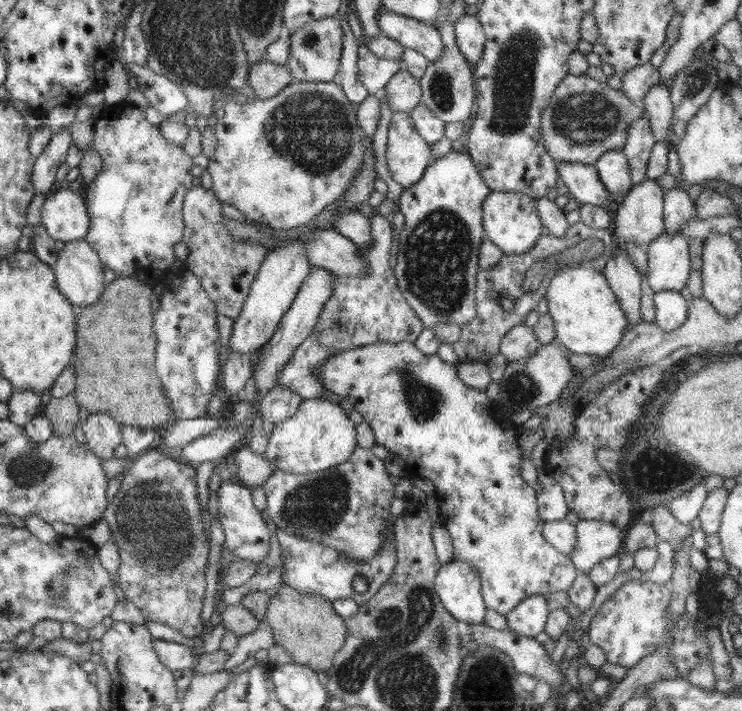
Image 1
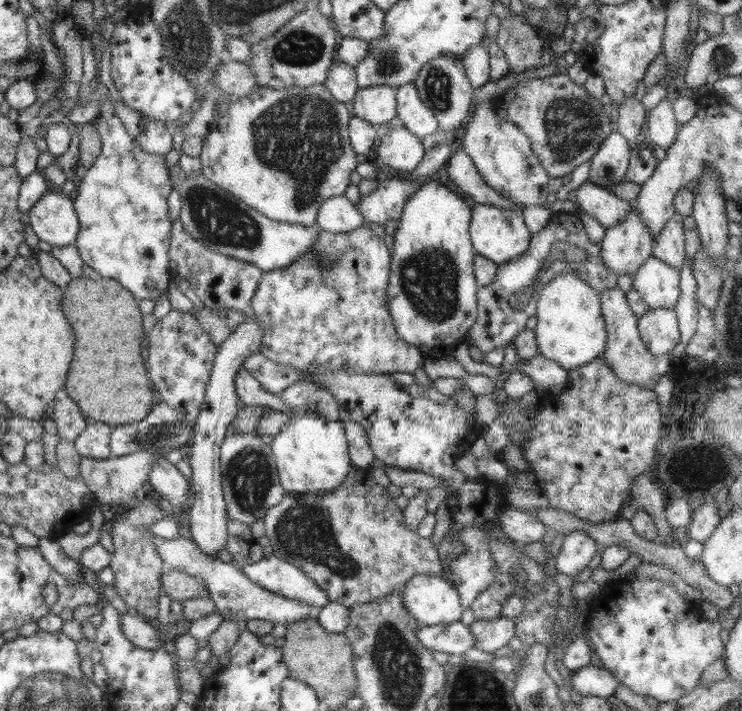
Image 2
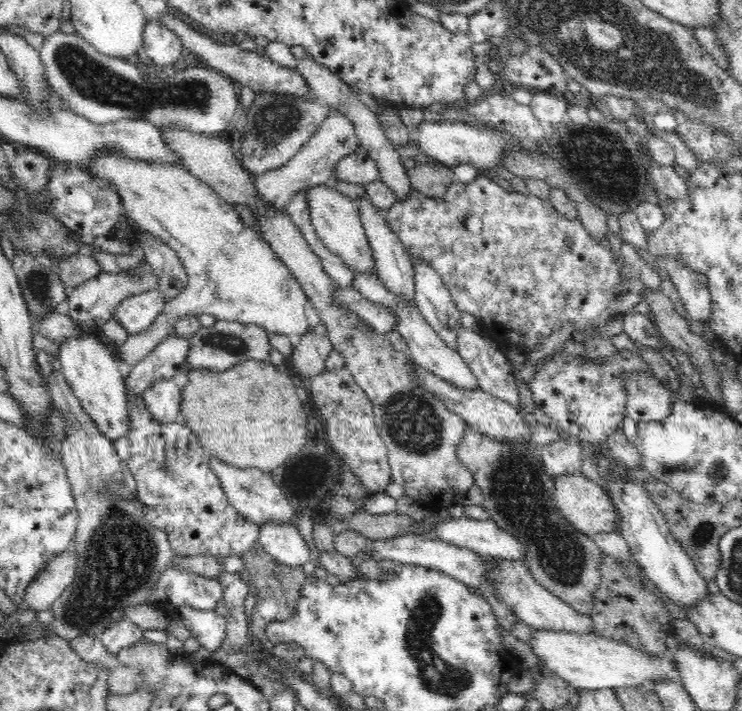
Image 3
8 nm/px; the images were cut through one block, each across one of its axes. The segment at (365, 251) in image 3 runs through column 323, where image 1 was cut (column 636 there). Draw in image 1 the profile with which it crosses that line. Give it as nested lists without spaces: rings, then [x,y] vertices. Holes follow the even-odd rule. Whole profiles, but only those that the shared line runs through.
[[[655,179],[635,184],[619,203],[615,217],[617,238],[624,243],[646,244],[663,232],[663,204],[666,190]]]

